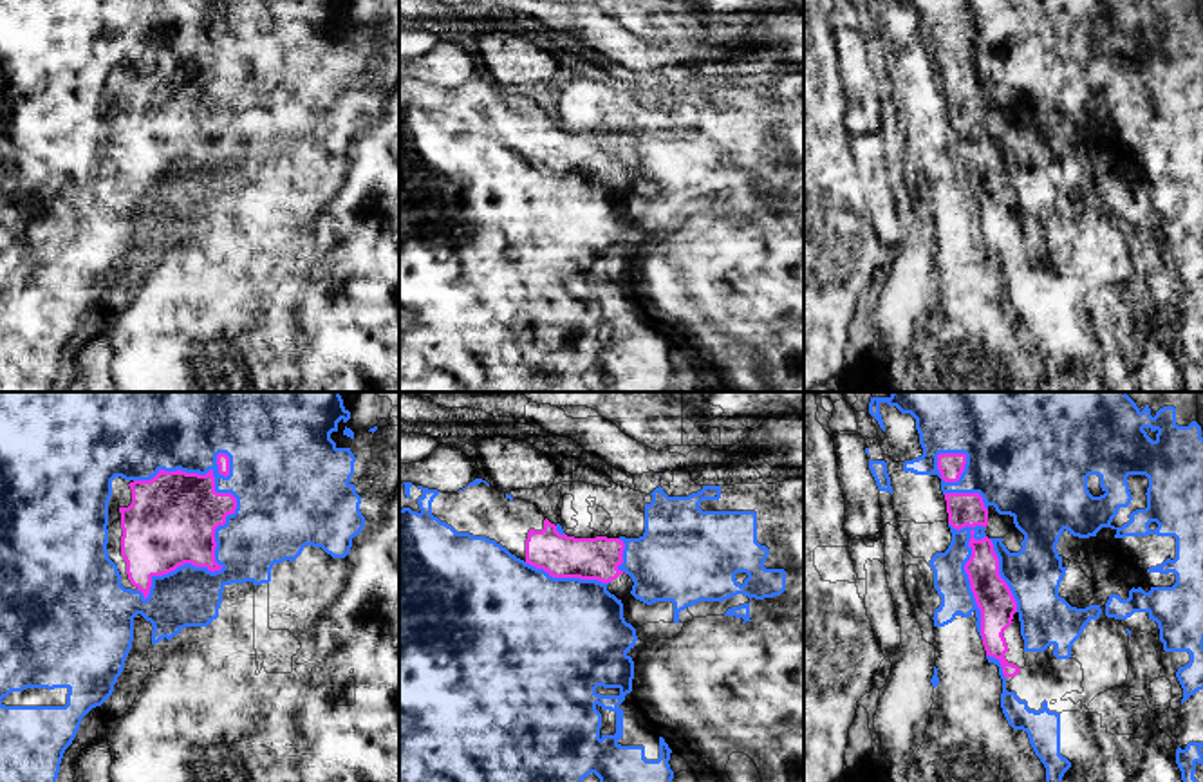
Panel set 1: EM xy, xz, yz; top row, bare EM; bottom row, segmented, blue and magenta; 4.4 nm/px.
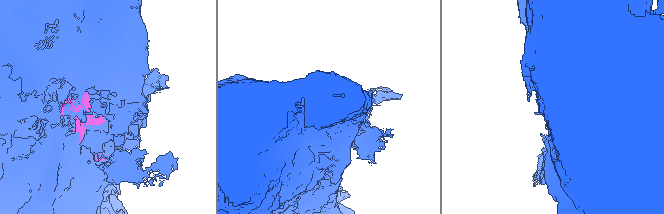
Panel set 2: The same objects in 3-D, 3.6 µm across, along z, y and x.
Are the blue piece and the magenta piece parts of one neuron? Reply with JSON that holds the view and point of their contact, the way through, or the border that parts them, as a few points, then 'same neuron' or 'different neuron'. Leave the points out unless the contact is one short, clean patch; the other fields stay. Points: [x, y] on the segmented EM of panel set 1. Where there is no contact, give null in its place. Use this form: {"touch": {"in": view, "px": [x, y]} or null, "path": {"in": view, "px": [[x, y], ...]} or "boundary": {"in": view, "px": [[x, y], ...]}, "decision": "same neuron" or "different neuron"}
{"touch": {"in": "xy", "px": [215, 557]}, "decision": "same neuron"}

